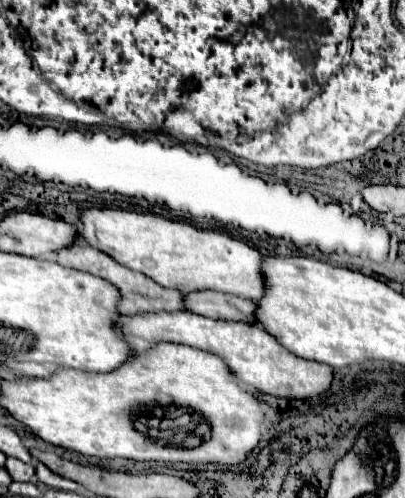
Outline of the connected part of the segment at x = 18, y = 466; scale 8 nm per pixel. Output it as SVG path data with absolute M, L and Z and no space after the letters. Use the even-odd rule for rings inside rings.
M9 457L7 463L5 463L5 469L9 471L9 475L13 477L13 481L31 481L33 475L35 475L35 469L33 465L29 463L23 463L15 457Z

